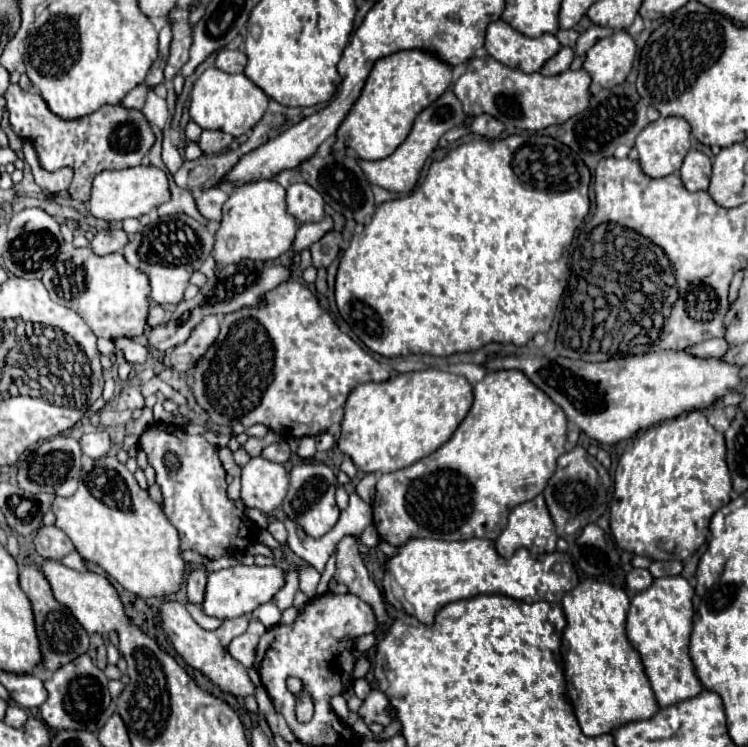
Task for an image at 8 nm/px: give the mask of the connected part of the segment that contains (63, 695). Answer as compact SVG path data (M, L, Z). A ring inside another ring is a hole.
M89 654L61 666L53 672L53 676L45 682L45 690L49 692L47 700L39 706L41 720L53 730L89 730L97 728L97 720L103 710L111 704L111 696L107 690L107 676L103 670L93 666Z

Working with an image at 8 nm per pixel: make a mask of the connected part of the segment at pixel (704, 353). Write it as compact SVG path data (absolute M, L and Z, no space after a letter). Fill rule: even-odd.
M711 338L711 340L705 340L705 342L689 348L689 352L699 358L721 358L729 348L731 346L727 344L725 338Z

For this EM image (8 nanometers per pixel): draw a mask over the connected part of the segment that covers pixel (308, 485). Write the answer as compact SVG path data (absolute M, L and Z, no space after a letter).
M305 462L301 466L295 466L291 470L291 478L289 478L289 492L283 500L283 512L287 514L287 518L299 522L301 526L305 526L305 532L313 538L321 538L323 534L327 534L339 520L339 506L335 502L335 474L329 466L321 464L321 462Z

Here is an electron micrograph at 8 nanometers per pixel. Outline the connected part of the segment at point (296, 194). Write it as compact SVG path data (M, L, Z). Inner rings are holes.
M295 182L287 188L287 210L293 214L301 224L305 222L319 222L323 212L323 196L305 182Z

